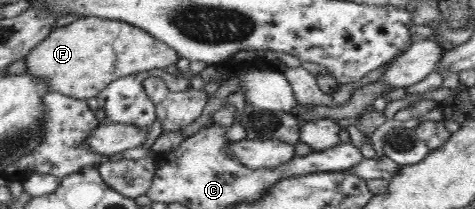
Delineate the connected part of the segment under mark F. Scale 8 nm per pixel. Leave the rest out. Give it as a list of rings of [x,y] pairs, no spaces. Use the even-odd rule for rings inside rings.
[[[83,17],[73,24],[54,28],[47,40],[35,46],[25,58],[27,75],[49,85],[49,91],[78,100],[96,97],[113,80],[165,68],[181,59],[159,39],[119,20]]]

